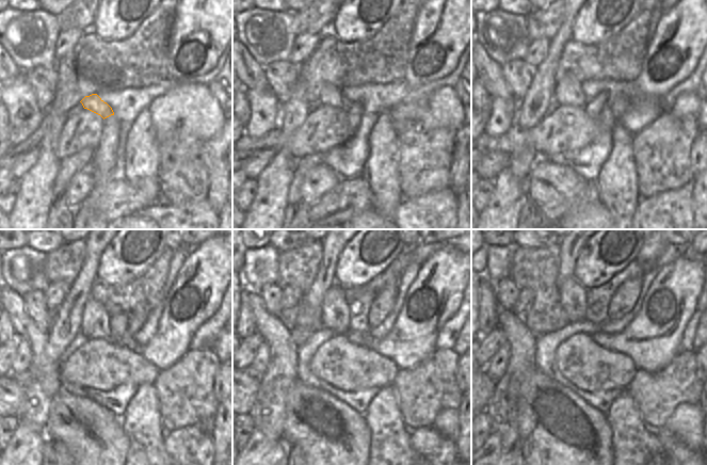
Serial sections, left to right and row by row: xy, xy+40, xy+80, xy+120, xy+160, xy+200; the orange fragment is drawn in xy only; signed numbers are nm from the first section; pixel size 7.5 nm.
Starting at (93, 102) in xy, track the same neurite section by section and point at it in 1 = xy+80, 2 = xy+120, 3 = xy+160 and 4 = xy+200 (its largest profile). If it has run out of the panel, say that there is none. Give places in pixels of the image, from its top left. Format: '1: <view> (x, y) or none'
1: xy+80 (568, 91)
2: xy+120 (95, 324)
3: xy+160 (336, 314)
4: xy+200 (572, 293)

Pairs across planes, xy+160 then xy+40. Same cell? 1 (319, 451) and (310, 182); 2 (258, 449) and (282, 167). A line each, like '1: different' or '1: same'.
1: same
2: same

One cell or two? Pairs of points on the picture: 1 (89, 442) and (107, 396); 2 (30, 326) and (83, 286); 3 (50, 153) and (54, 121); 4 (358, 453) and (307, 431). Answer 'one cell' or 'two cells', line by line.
1: two cells
2: two cells
3: one cell
4: one cell

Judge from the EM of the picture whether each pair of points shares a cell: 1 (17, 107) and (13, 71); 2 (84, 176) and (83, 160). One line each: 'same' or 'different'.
1: different
2: different

